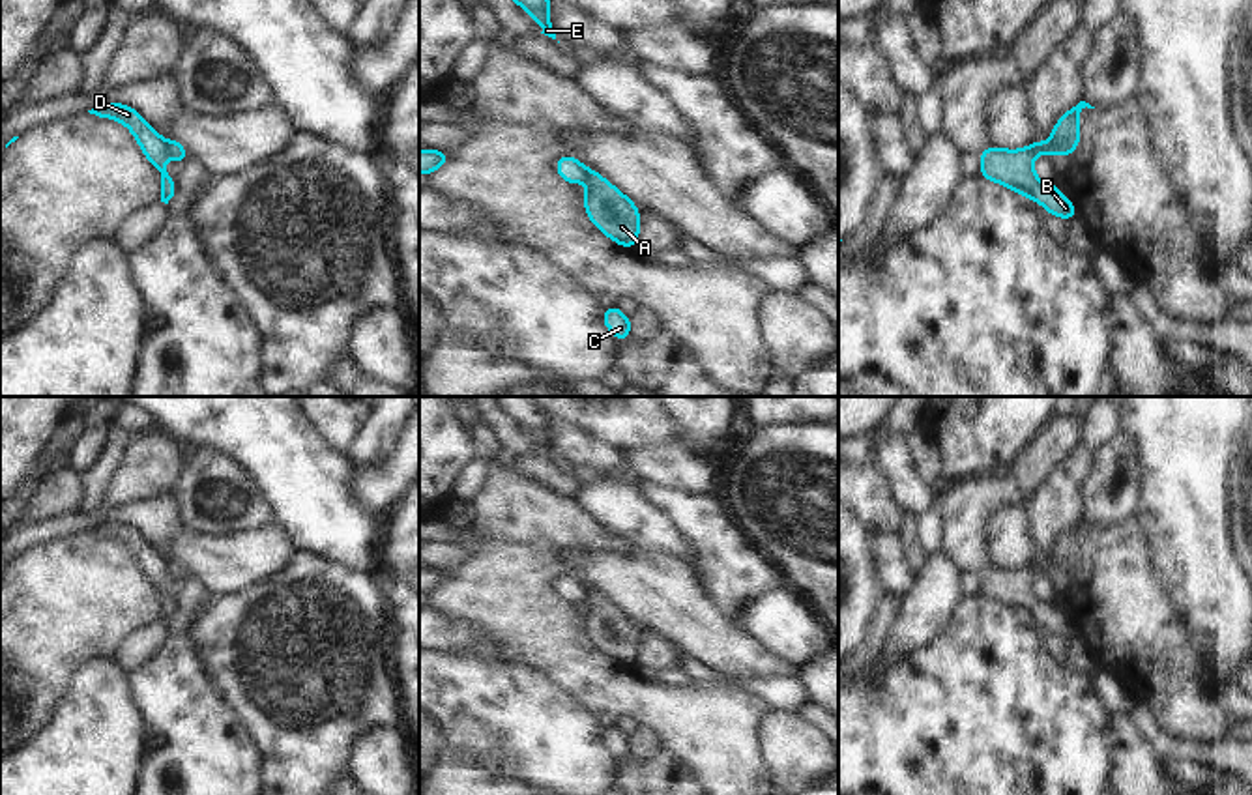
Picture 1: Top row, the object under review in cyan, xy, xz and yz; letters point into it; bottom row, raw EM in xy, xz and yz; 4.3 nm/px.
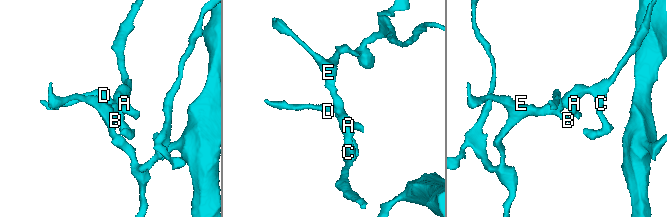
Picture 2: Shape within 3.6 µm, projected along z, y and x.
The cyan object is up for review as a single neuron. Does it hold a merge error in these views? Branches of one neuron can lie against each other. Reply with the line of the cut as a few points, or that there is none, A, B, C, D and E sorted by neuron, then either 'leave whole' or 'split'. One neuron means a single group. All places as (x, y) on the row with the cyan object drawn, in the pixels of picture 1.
xy (165, 143), (169, 154) | A B C E / D | split

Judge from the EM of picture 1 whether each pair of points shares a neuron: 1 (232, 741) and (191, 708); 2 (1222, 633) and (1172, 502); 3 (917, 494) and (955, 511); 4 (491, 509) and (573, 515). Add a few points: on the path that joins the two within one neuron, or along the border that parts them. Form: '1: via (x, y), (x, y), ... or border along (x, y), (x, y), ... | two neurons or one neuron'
1: via (223, 739), (201, 717) | one neuron
2: via (1215, 601), (1198, 575), (1187, 534) | one neuron
3: border along (936, 498), (932, 505) | two neurons
4: via (511, 509), (553, 515) | one neuron

